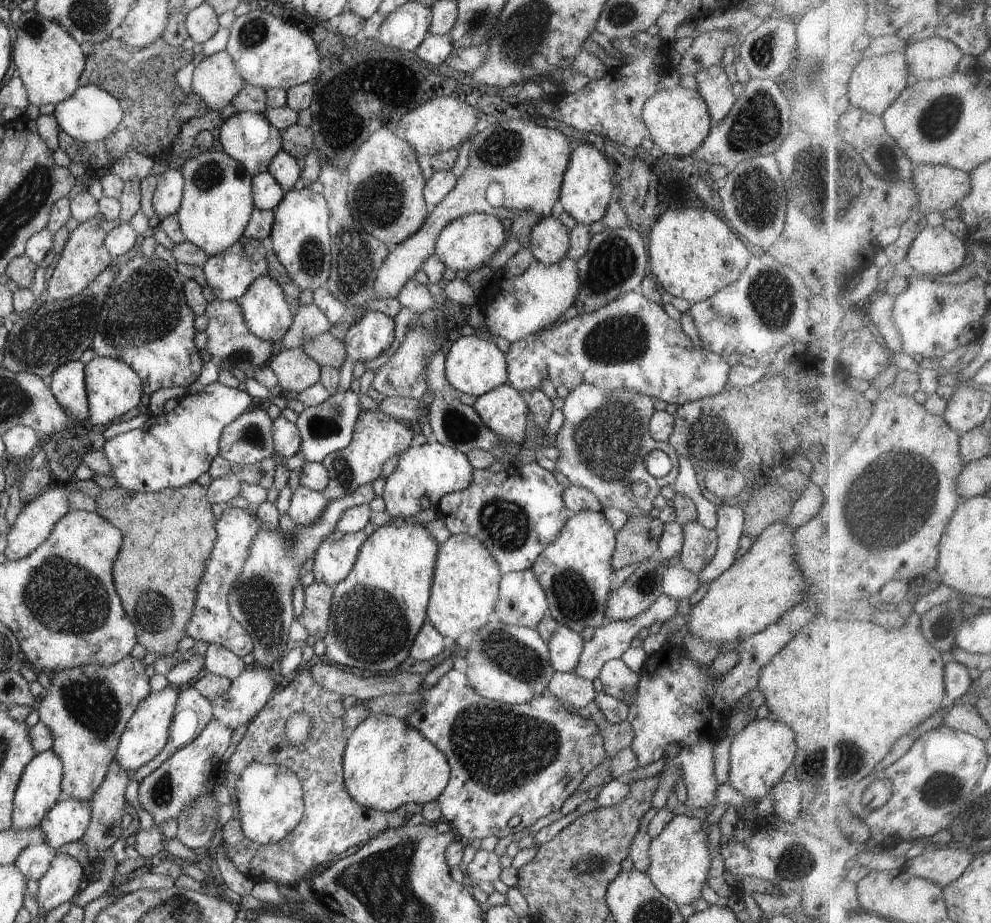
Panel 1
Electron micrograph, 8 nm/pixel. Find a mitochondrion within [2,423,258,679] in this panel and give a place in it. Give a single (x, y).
(64, 597)

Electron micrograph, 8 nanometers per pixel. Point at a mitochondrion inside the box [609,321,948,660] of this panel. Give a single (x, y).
(896, 495)

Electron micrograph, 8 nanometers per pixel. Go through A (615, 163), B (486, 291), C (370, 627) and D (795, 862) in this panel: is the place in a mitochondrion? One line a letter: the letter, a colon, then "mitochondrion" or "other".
A: other
B: other
C: mitochondrion
D: mitochondrion

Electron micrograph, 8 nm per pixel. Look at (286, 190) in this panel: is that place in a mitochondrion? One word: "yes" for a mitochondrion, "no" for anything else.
no

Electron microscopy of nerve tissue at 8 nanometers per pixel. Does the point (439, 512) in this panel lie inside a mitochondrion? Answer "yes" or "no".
no

